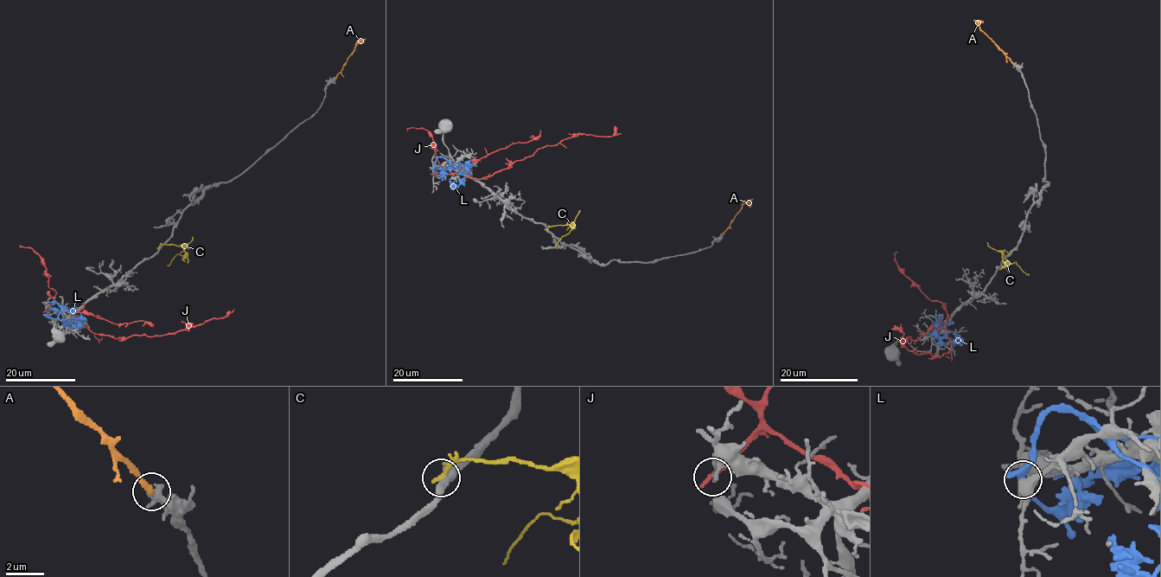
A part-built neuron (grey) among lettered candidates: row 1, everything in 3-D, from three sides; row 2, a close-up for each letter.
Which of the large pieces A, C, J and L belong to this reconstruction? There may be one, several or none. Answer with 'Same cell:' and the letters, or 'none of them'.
Same cell: A

